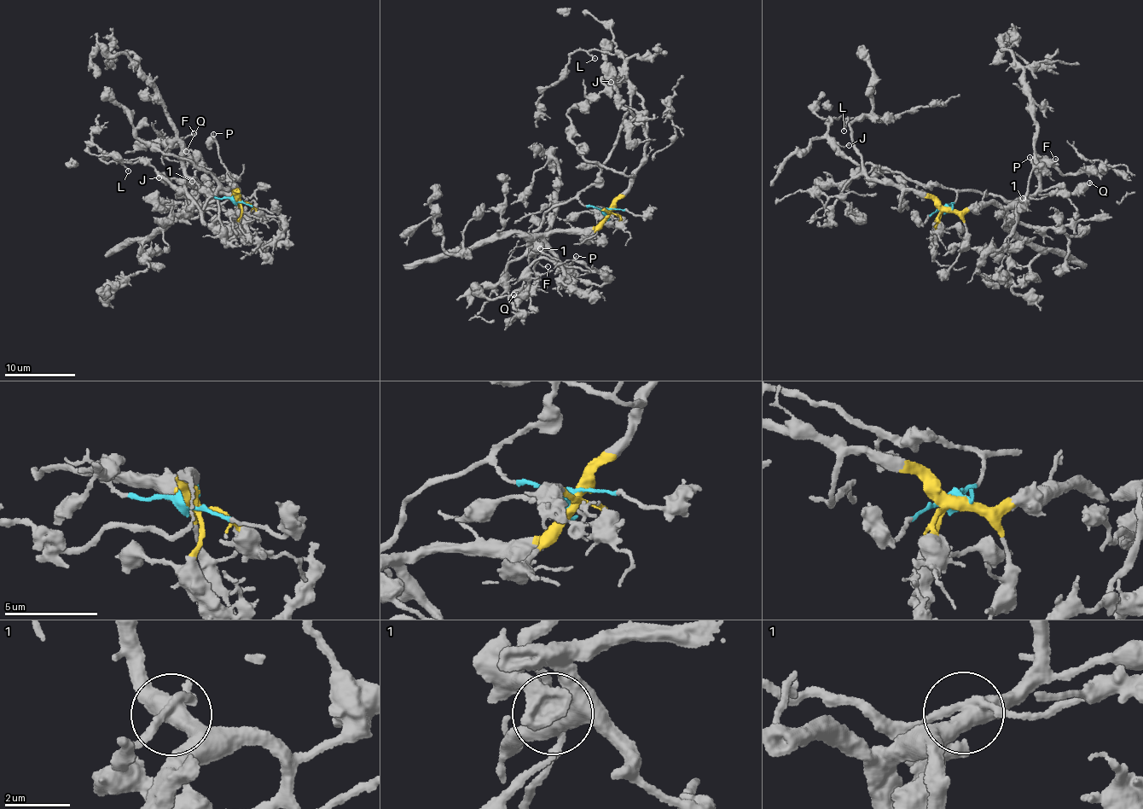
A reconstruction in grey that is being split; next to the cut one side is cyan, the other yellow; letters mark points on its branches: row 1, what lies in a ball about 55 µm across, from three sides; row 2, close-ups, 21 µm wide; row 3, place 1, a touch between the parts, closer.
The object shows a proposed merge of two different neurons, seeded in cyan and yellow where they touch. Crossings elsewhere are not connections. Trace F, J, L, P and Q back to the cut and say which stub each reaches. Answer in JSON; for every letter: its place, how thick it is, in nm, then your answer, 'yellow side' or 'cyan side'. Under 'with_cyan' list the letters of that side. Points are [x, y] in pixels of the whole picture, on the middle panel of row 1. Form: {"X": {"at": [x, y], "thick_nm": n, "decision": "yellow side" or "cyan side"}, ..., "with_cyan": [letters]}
{"F": {"at": [548, 266], "thick_nm": 150, "decision": "yellow side"}, "J": {"at": [611, 82], "thick_nm": 130, "decision": "cyan side"}, "L": {"at": [594, 58], "thick_nm": 120, "decision": "cyan side"}, "P": {"at": [576, 256], "thick_nm": 190, "decision": "yellow side"}, "Q": {"at": [513, 294], "thick_nm": 180, "decision": "yellow side"}, "with_cyan": ["J", "L"]}

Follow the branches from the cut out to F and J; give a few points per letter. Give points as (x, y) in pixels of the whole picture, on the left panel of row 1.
F: (236, 200), (239, 198), (223, 194), (192, 192), (196, 190), (184, 171), (180, 143), (174, 141), (194, 134)
J: (236, 200), (210, 197), (200, 189), (205, 187), (200, 188), (198, 183), (182, 184), (172, 178), (158, 177)

